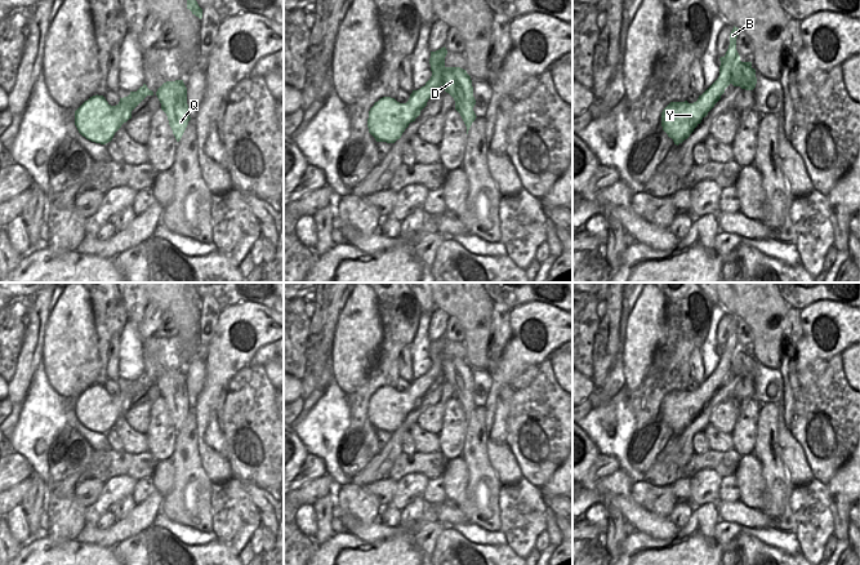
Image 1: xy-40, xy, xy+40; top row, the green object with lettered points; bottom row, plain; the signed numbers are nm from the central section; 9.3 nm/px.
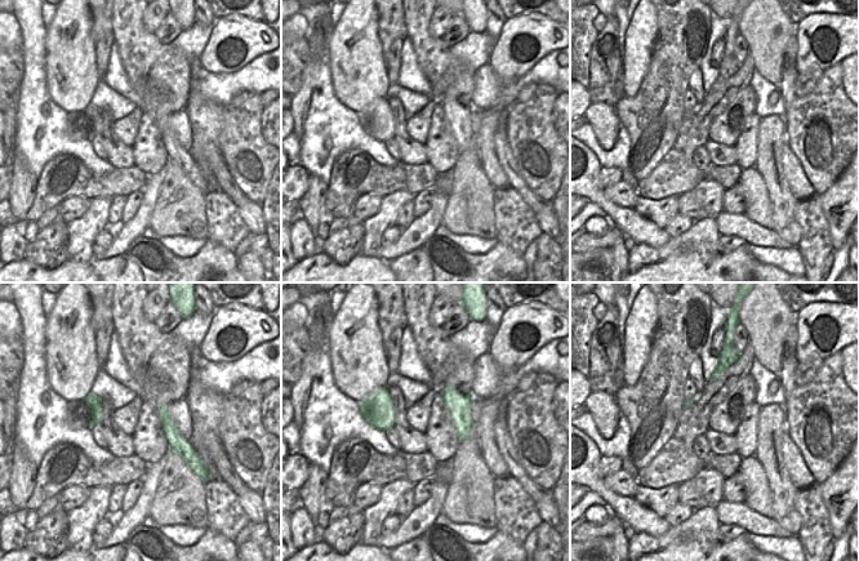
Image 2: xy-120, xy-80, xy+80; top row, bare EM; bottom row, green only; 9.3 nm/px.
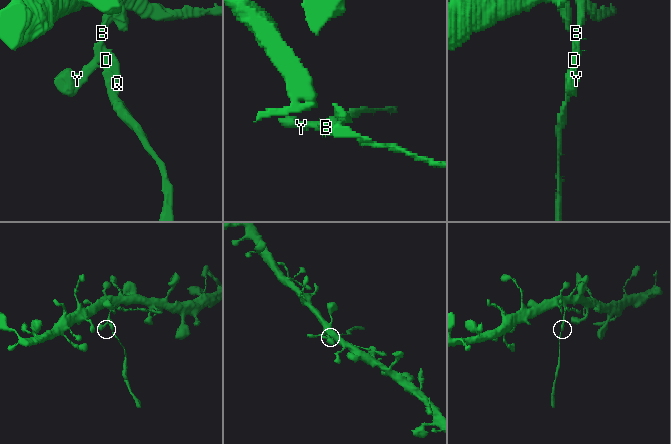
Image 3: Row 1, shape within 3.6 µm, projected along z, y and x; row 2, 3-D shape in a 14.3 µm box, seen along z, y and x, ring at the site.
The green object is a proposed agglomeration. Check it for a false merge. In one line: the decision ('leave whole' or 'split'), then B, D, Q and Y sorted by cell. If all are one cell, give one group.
split; B Y / D Q

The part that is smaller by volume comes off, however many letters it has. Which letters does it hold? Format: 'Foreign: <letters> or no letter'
Foreign: D, Q

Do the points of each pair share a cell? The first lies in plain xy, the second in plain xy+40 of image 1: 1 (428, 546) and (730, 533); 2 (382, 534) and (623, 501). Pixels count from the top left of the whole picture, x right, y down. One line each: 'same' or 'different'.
1: same
2: same

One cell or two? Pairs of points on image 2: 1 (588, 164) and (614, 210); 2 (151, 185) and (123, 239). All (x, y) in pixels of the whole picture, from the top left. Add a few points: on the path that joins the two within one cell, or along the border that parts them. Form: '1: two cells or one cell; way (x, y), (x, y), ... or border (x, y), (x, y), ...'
1: one cell; way (588, 176), (588, 187), (602, 201)
2: one cell; way (150, 197), (141, 221), (136, 226)

